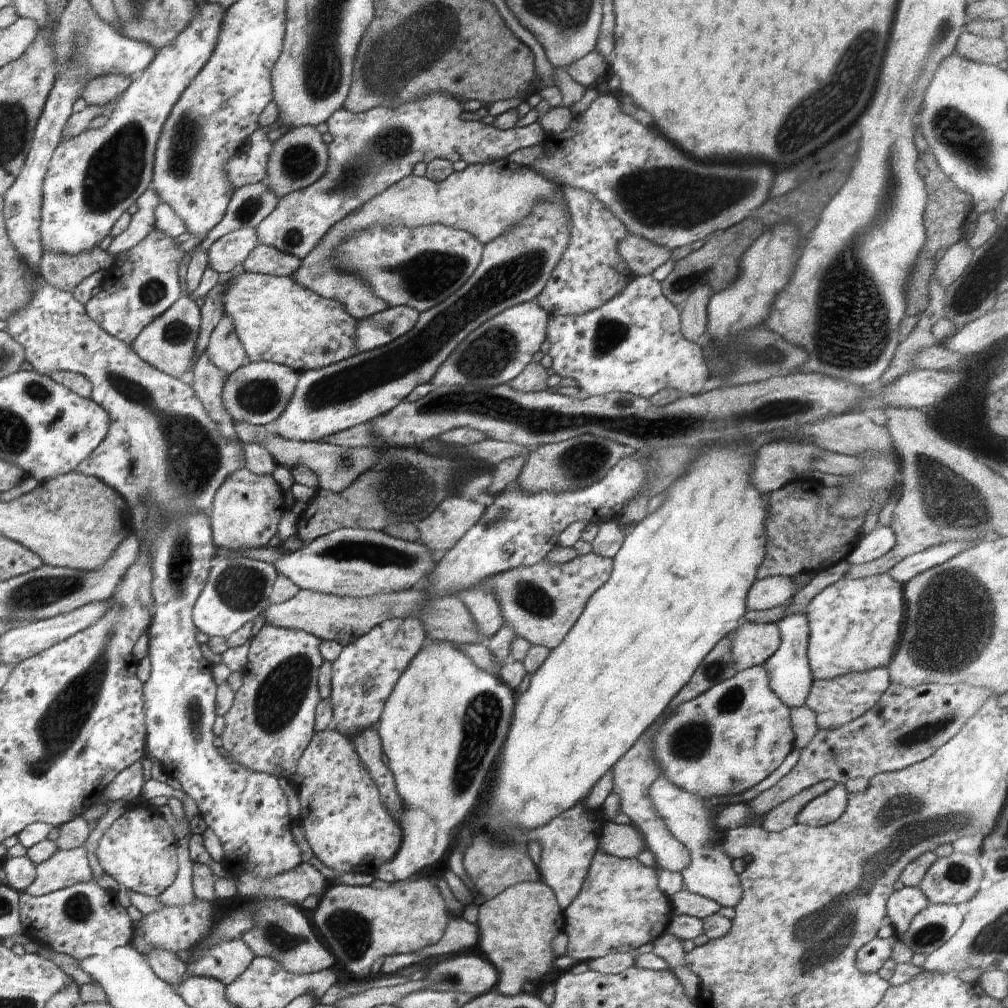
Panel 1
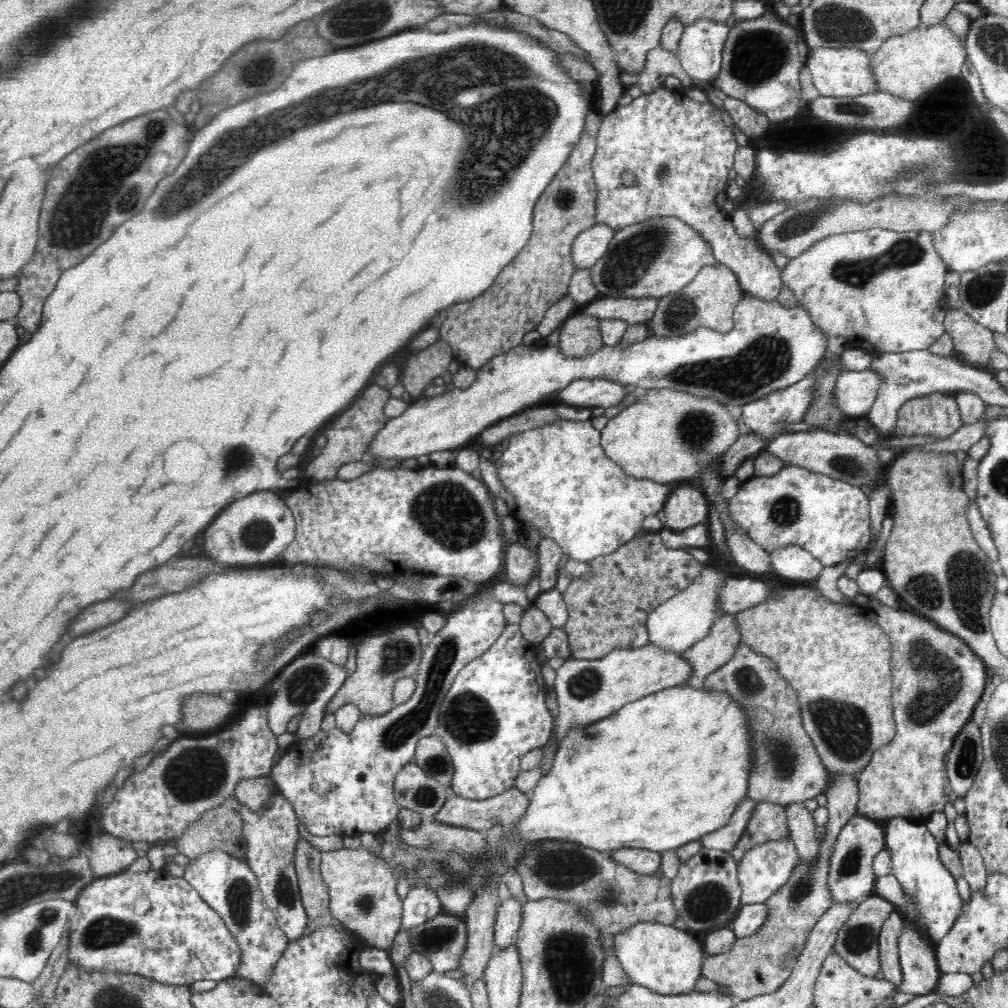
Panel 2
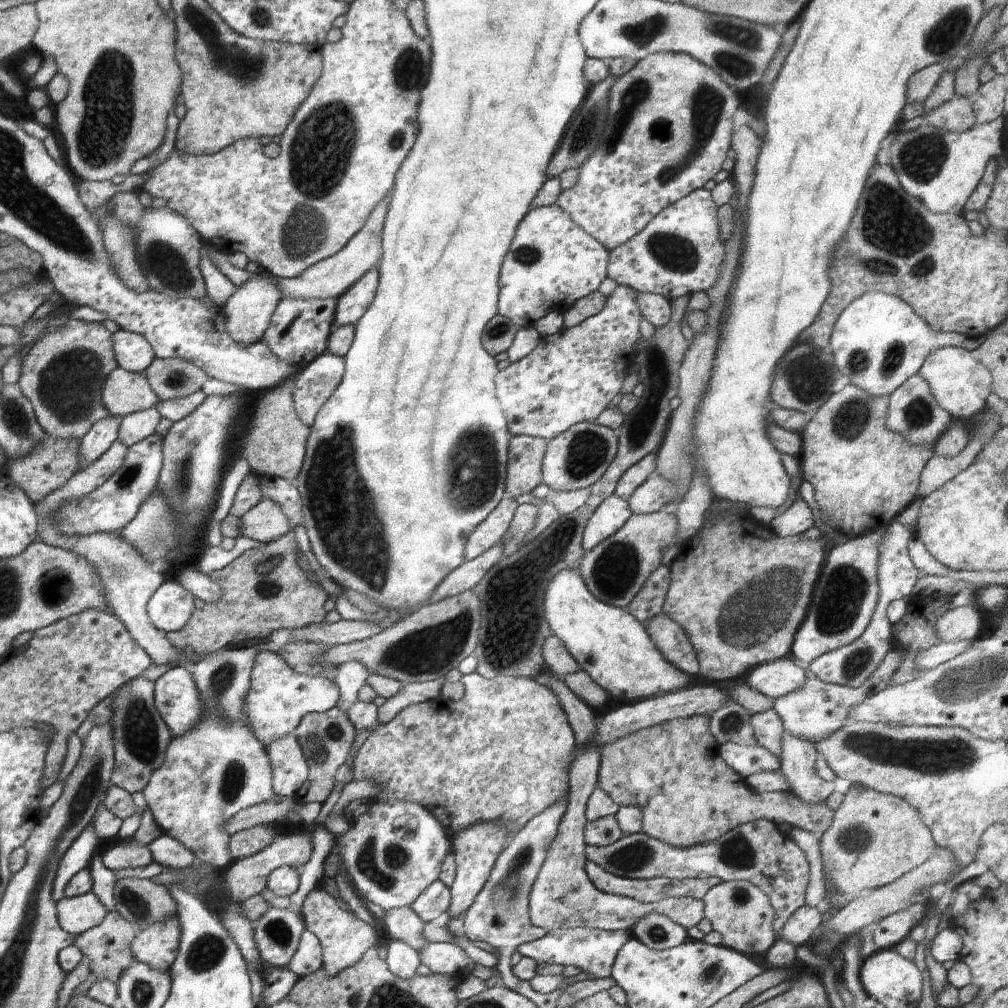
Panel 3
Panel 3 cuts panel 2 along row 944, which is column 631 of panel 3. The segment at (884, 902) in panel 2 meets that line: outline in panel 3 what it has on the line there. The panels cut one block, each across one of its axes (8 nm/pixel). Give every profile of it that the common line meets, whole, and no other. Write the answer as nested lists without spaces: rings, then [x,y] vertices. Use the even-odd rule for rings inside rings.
[[[767,818],[739,824],[714,843],[691,847],[673,847],[642,832],[623,835],[605,847],[587,845],[585,857],[606,872],[629,879],[668,877],[672,881],[679,881],[718,876],[724,881],[748,881],[769,896],[775,916],[772,930],[777,937],[792,913],[805,904],[809,876],[806,856],[788,834],[779,831],[777,823]]]

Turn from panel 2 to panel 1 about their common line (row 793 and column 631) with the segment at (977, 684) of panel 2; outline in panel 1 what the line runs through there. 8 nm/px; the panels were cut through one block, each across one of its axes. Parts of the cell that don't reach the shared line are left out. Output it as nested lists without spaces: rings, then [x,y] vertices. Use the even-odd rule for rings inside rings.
[[[598,850],[594,854],[584,884],[572,904],[563,910],[565,926],[563,930],[568,936],[568,948],[565,954],[576,962],[588,962],[606,956],[610,951],[629,953],[642,944],[652,943],[661,936],[669,924],[672,915],[671,902],[658,886],[658,869],[644,866],[638,859],[616,858]]]

